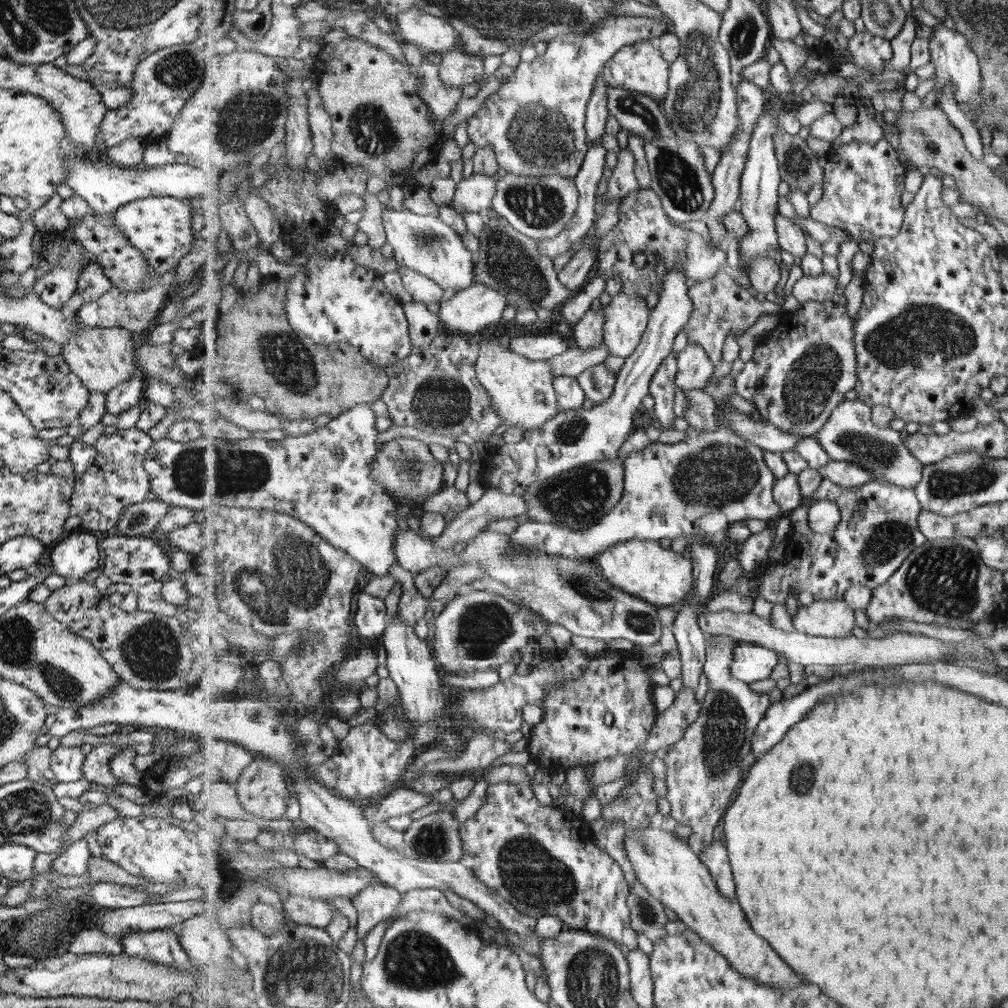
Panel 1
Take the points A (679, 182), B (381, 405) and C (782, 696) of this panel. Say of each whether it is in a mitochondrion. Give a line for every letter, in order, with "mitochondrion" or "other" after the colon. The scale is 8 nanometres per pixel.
A: mitochondrion
B: other
C: other

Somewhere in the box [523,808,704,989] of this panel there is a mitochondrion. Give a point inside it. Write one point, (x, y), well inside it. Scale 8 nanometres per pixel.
(647, 912)

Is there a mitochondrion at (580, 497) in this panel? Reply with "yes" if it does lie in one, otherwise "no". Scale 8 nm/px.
yes

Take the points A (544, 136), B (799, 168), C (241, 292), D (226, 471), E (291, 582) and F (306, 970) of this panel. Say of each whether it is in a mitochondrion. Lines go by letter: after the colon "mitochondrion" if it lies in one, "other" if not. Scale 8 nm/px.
A: mitochondrion
B: mitochondrion
C: other
D: mitochondrion
E: mitochondrion
F: mitochondrion

